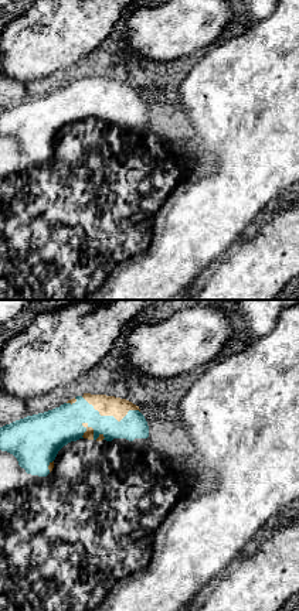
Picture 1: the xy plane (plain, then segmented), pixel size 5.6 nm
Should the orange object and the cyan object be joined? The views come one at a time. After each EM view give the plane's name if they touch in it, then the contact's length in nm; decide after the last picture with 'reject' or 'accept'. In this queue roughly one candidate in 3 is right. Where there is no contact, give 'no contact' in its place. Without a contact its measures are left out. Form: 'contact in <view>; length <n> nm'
contact in xy; length 340 nm

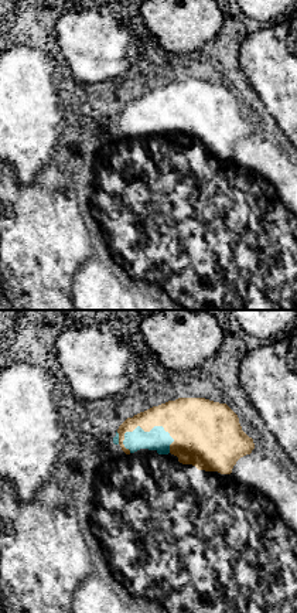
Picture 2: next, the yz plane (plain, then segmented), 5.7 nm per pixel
contact in yz; length 300 nm

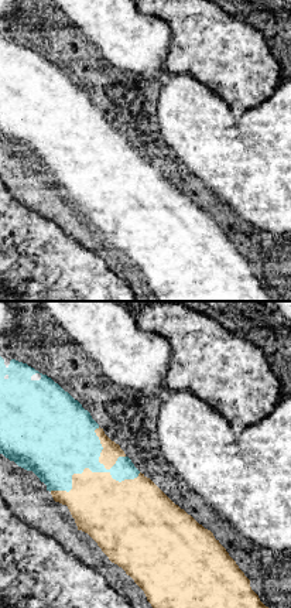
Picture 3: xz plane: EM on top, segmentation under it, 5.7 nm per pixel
contact in xz; length 500 nm

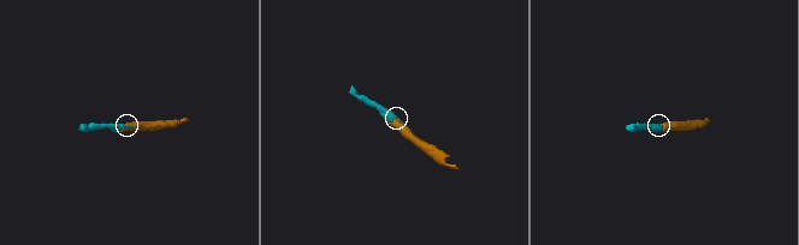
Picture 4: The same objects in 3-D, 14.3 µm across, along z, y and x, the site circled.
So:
accept

